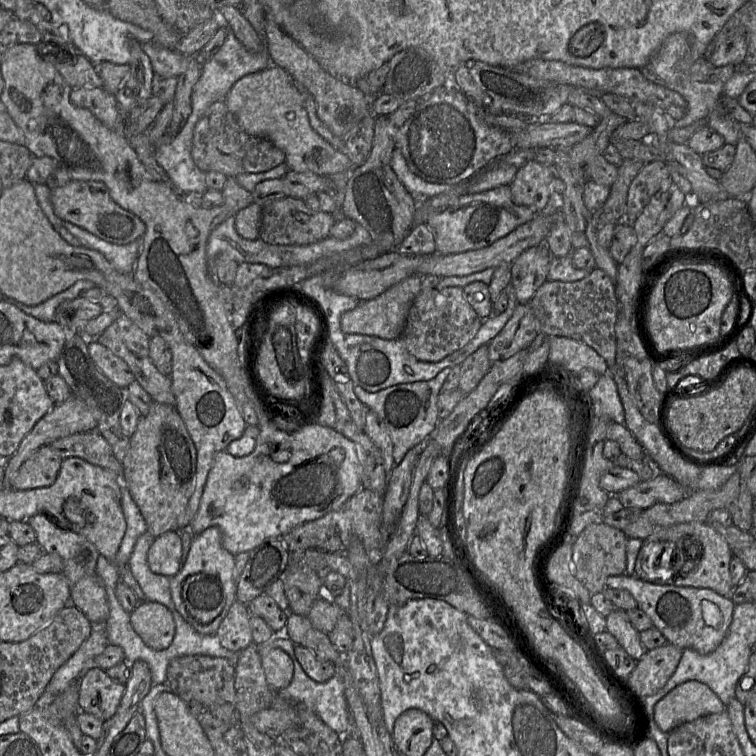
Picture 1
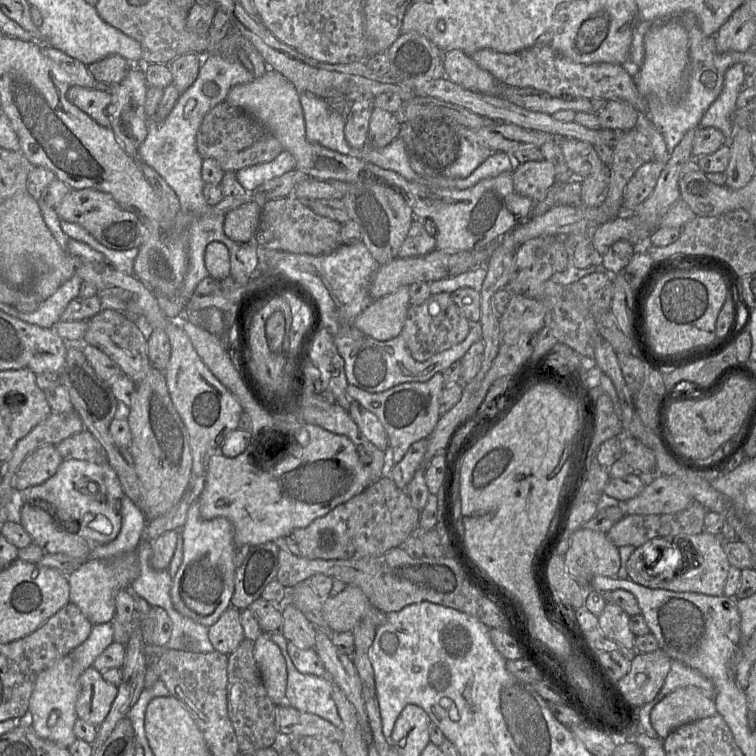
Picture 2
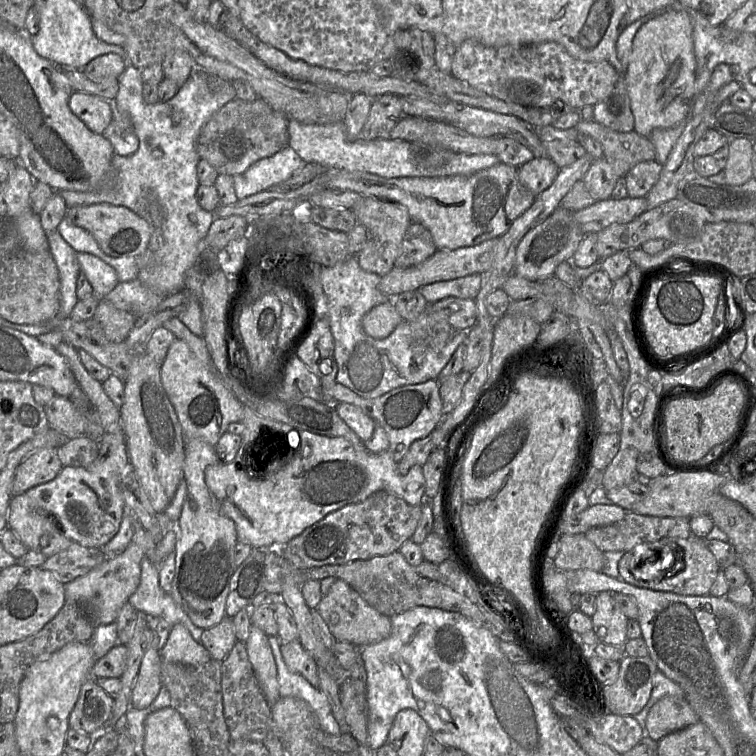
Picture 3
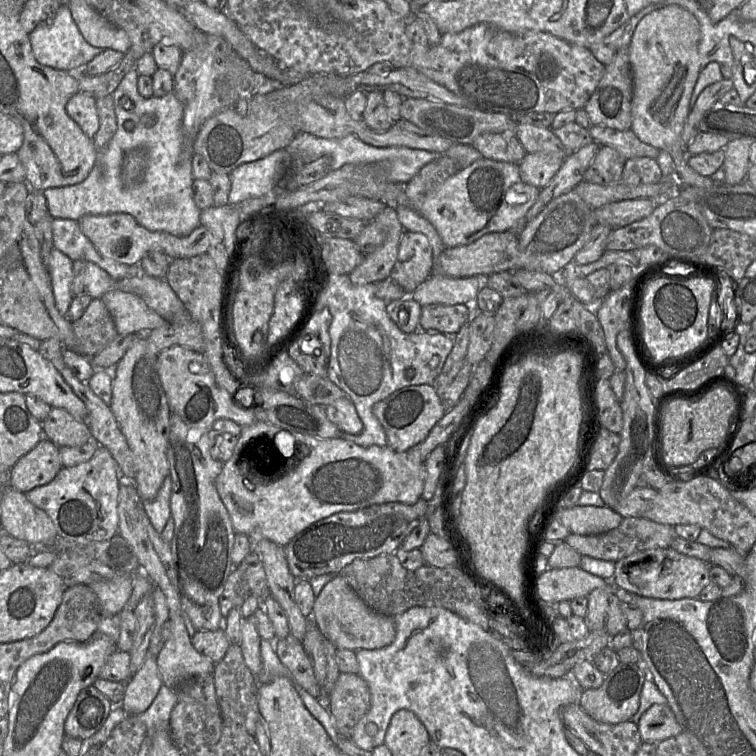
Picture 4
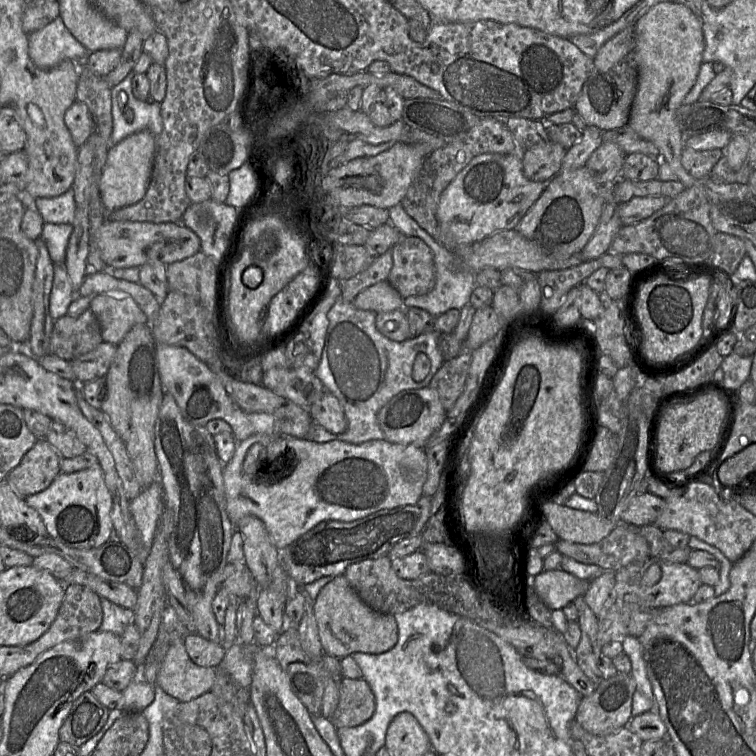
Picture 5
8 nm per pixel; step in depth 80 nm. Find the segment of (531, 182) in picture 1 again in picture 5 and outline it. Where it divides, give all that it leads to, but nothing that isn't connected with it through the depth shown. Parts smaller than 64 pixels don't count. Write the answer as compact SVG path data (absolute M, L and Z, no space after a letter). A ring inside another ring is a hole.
M550 140L521 152L524 176L532 181L547 183L560 172L567 150Z

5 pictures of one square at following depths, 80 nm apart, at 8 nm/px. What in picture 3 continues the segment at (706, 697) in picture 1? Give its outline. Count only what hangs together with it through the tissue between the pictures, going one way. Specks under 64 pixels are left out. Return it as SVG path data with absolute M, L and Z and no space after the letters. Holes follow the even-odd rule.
M667 696L649 710L645 721L645 735L654 741L674 731L693 725L699 718L683 696Z

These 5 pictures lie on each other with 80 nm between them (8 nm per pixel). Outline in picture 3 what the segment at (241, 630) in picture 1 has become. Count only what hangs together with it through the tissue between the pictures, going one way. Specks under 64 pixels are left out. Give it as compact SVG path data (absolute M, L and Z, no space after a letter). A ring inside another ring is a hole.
M225 616L220 623L203 631L200 644L207 649L212 659L221 662L236 642L232 617Z

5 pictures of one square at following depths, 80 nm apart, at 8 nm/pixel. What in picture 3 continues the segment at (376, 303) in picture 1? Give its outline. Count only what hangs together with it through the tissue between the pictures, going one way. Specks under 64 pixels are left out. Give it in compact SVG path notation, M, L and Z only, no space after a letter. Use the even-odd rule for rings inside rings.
M393 299L374 306L362 318L365 333L375 339L387 338L403 321L393 305Z

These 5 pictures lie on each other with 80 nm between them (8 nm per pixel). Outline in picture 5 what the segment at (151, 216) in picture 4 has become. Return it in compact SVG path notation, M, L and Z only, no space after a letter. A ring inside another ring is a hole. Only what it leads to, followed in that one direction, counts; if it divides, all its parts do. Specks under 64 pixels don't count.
M130 71L121 82L111 87L113 130L109 148L139 131L147 130L155 138L162 132L161 103L134 97L132 79L135 74ZM71 188L56 197L37 198L34 200L34 204L45 223L73 223L76 204L74 199L74 193Z

